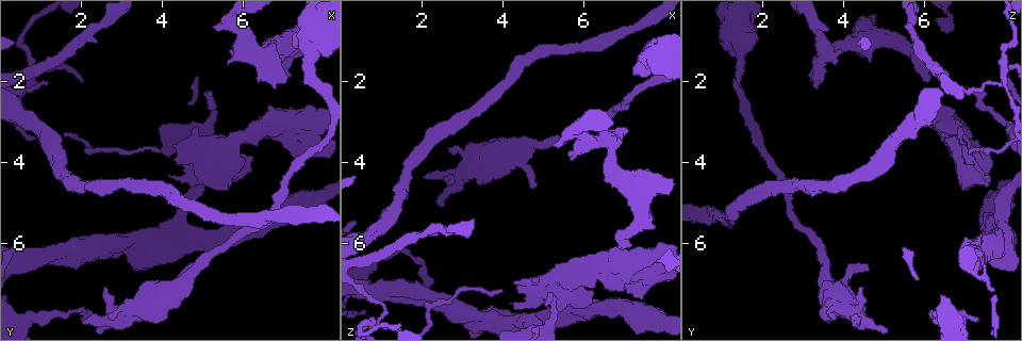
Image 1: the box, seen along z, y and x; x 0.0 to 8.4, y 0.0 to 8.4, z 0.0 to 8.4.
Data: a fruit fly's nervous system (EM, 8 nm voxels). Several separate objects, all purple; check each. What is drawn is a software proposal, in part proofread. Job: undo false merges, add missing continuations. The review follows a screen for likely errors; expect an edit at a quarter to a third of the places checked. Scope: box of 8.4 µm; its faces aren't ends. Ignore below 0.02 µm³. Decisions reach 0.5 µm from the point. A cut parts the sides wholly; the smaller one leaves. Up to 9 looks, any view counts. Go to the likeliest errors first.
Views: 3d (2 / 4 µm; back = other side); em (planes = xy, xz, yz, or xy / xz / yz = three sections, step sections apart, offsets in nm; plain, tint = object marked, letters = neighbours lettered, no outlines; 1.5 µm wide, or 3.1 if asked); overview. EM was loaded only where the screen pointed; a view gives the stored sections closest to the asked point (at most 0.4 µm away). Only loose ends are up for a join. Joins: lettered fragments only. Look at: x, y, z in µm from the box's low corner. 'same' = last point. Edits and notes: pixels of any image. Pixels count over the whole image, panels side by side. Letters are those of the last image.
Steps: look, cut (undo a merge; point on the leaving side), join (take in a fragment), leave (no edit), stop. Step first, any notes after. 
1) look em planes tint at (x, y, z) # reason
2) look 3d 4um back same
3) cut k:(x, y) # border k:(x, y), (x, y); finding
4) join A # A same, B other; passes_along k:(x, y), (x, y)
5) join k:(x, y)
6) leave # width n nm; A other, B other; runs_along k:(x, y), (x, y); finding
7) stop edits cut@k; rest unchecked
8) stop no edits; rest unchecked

look 3d 4um at (6.85, 2.20, 3.35) # branch stops here

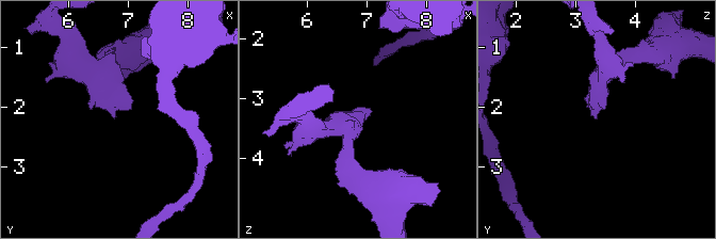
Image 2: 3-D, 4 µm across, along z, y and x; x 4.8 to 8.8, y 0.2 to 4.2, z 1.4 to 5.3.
look em planes plain at (6.75, 2.15, 3.30)

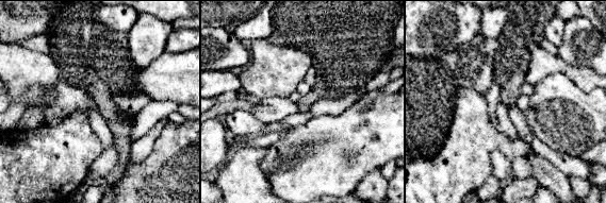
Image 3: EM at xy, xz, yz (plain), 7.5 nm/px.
look em planes letters same # what lies round it

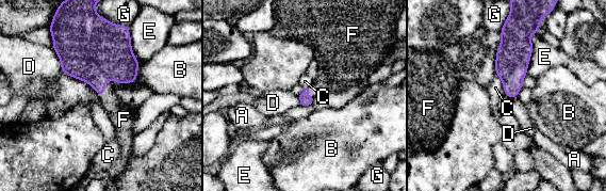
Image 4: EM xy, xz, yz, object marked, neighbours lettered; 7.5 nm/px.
join F # A other, B other, C other, D other, E other, F same, G other; passes_along 4:(96, 50), (104, 82), (110, 101); the cell continues

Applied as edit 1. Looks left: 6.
look em planes letters at (2.10, 7.90, 4.45) # free end

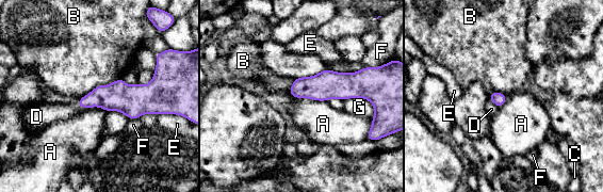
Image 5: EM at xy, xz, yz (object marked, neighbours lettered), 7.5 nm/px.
join D # A other, B other, C other, D same, E other, F other, G other; the cell continues

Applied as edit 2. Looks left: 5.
look overview # see it whole again

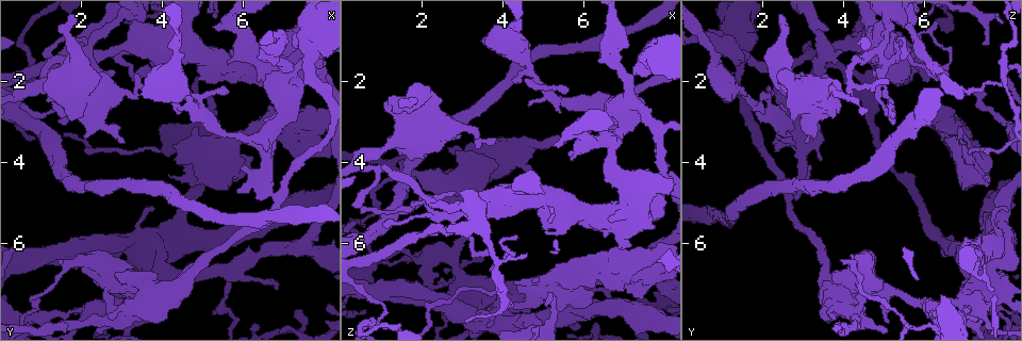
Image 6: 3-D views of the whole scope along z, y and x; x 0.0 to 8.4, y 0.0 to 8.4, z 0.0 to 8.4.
look em xy step 4 letters at (4.80, 6.65, 4.60) # an open end

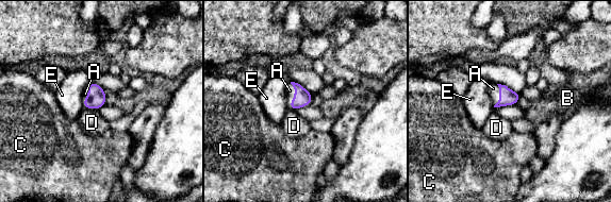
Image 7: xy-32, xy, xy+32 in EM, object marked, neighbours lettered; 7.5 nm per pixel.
look em xz step 8 letters same

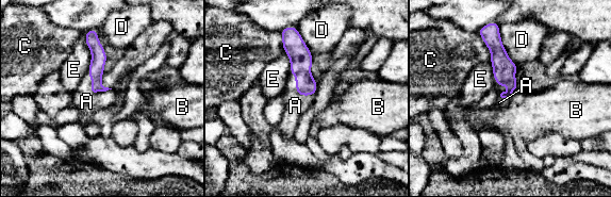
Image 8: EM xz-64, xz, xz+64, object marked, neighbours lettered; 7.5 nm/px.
join A # A same, B other, C other, D other, E other; passes_along 8:(301, 61), (296, 92), (295, 105); the cell continues

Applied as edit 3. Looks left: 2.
stop edits join@4, join@5, join@8; rest unchecked

